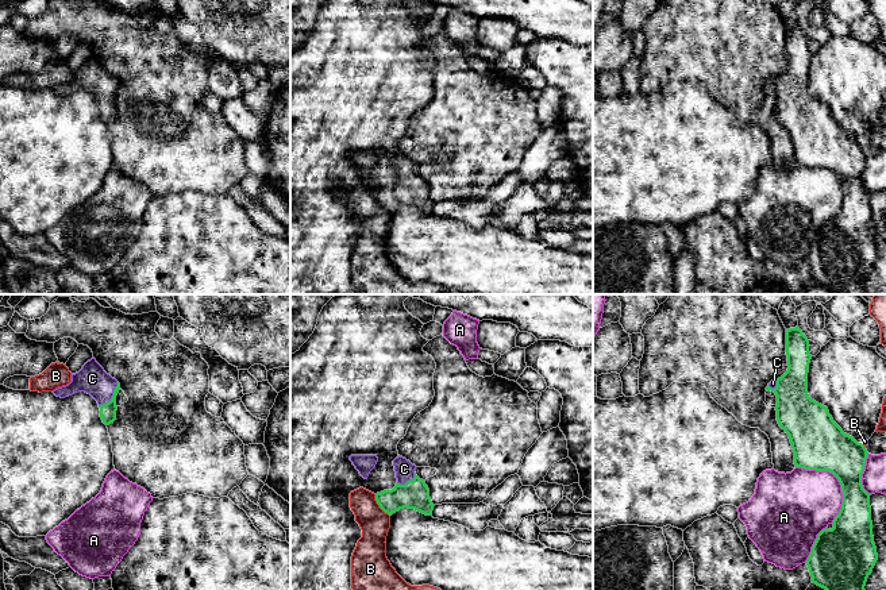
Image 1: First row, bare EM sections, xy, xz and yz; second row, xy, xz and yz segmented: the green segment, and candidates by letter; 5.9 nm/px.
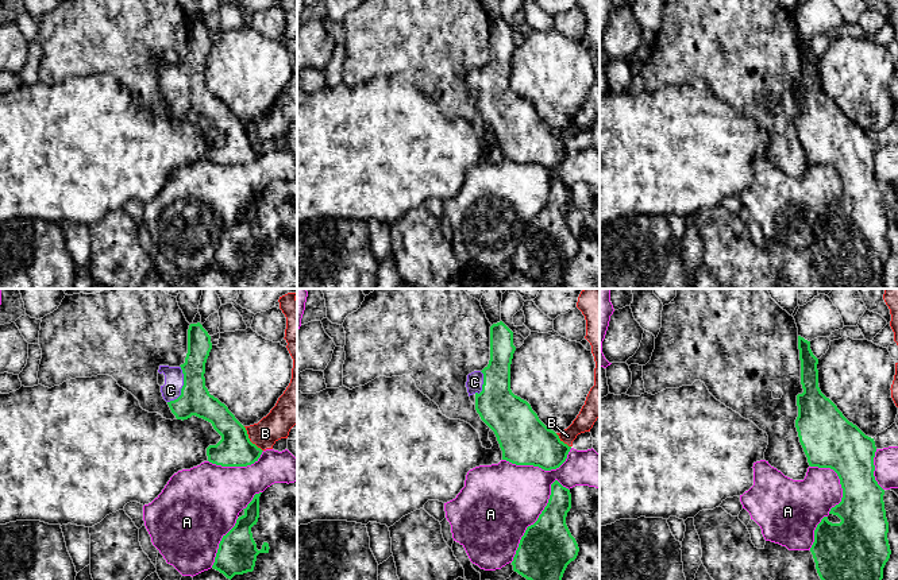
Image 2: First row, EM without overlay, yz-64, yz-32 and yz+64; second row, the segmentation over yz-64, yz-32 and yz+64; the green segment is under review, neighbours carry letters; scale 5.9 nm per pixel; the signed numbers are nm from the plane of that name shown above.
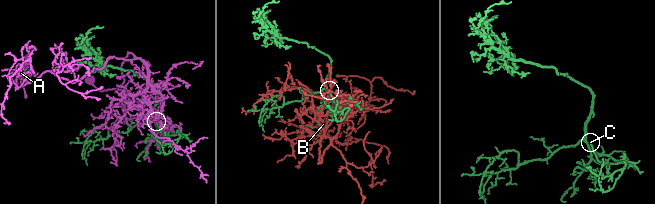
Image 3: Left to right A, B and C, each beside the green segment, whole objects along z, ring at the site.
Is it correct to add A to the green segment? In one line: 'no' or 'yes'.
no

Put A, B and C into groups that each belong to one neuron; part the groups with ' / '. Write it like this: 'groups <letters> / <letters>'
groups A / B / C

